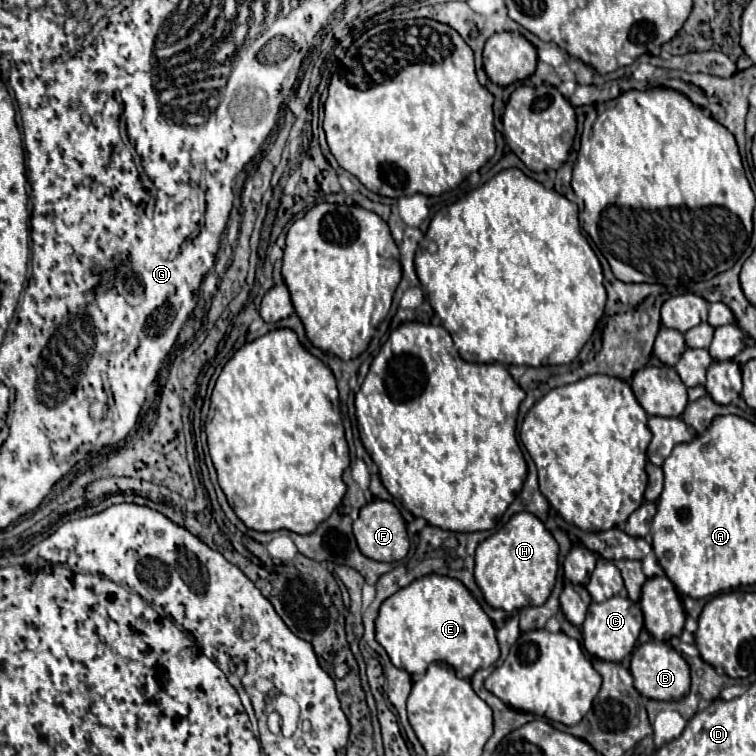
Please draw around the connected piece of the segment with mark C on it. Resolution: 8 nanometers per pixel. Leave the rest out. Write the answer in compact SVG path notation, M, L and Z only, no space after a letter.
M614 595L604 603L592 603L586 613L586 621L582 625L582 643L590 655L596 655L602 661L622 661L632 653L636 639L642 631L642 611L628 597Z

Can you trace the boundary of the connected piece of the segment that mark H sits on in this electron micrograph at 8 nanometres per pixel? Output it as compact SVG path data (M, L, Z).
M532 513L512 515L500 531L496 531L476 549L476 583L492 607L504 609L508 613L526 605L542 605L552 593L556 573L558 543Z

